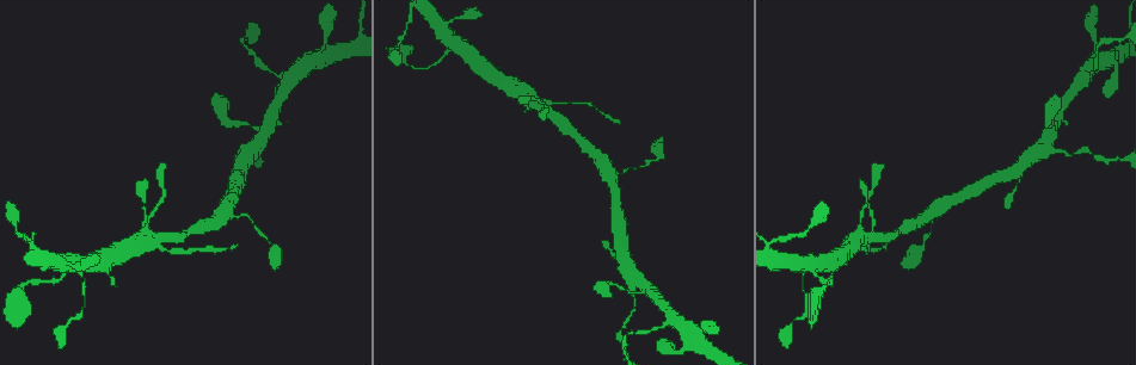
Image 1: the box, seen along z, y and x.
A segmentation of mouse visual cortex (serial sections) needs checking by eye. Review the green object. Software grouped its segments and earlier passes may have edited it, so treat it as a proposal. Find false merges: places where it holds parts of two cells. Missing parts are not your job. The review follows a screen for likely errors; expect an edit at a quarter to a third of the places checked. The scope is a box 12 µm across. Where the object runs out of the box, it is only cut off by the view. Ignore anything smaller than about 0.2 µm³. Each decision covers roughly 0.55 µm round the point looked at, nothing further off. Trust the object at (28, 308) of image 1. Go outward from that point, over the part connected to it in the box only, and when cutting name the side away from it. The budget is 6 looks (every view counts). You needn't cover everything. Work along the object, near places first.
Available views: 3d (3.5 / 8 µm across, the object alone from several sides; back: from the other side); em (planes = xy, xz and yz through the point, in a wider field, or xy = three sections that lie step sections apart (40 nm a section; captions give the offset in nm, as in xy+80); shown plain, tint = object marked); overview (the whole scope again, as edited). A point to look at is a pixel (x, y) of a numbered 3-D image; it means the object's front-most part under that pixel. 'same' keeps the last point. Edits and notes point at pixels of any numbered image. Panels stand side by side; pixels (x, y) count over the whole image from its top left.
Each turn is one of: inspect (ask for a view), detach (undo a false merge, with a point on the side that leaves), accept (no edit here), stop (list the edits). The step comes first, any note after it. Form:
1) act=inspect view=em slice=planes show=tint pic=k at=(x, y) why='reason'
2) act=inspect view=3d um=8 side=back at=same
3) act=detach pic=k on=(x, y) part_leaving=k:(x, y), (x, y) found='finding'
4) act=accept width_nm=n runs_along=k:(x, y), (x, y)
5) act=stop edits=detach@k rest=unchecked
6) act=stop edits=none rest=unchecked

act=inspect view=3d um=3.5 pic=1 at=(68, 266) why='abrupt turn'

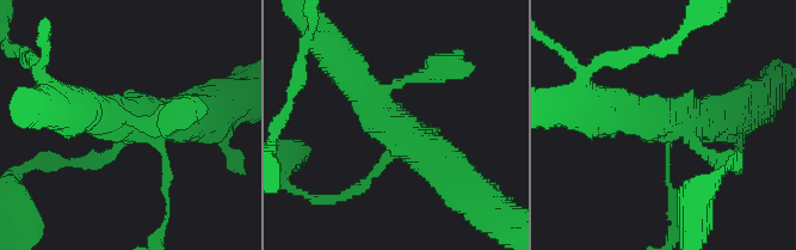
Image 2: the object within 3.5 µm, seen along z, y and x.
act=inspect view=em slice=xy step=1 show=tint pic=2 at=(685, 127) why='need the tissue'

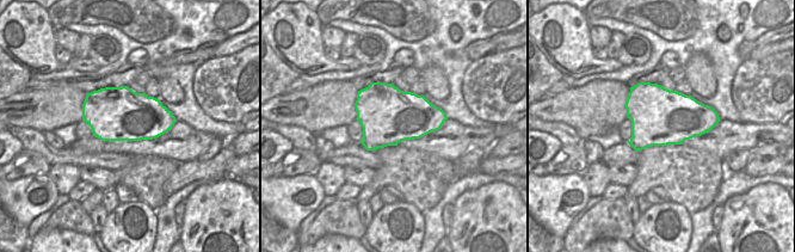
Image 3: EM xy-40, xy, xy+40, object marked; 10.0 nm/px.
act=accept runs_along=2:(86, 164), (144, 120), (203, 116) found='one cell here'

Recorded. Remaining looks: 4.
act=inspect view=3d um=3.5 pic=1 at=(633, 289) why='thin arm on a thick one'

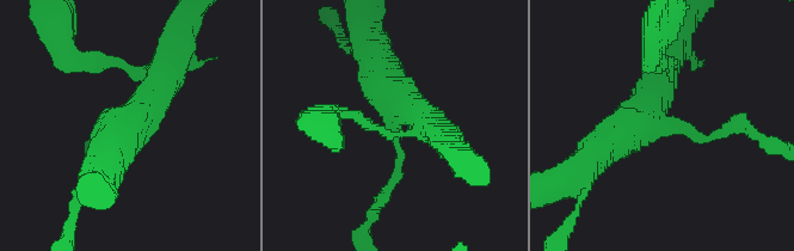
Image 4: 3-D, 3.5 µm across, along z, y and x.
act=inspect view=em slice=xy step=1 show=tint pic=4 at=(392, 119) arms=3 arm_widths_nm=150,400,450

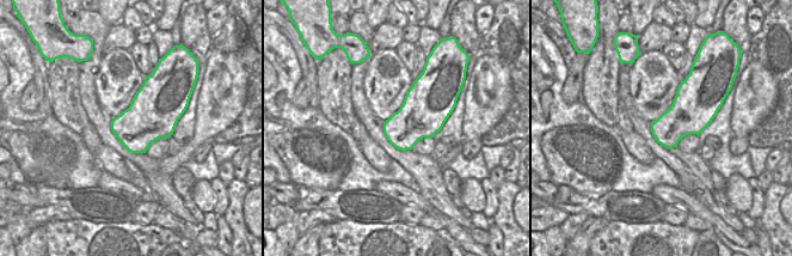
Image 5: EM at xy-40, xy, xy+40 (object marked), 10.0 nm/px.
act=accept runs_along=4:(584, 164), (646, 112), (670, 57) found='all the same cell'

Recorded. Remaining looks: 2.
act=inspect view=3d um=3.5 pic=1 at=(628, 353) why='narrows sharply'

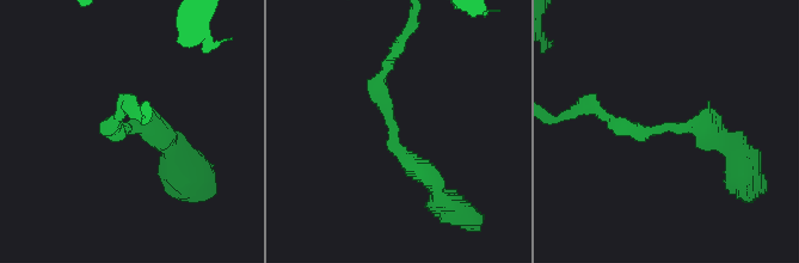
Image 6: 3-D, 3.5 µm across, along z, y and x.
act=inspect view=em slice=planes show=tint pic=6 at=(121, 127) arm_widths_nm=150,300

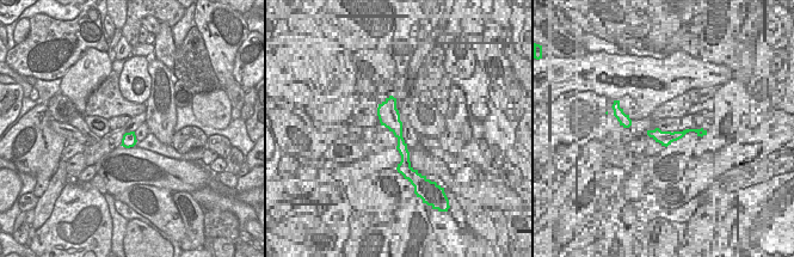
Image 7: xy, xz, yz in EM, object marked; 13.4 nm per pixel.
act=accept runs_along=6:(387, 62), (376, 93), (394, 148), (428, 172) found='continuous, no second cell'

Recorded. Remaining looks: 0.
act=stop edits=none rest=unchecked

